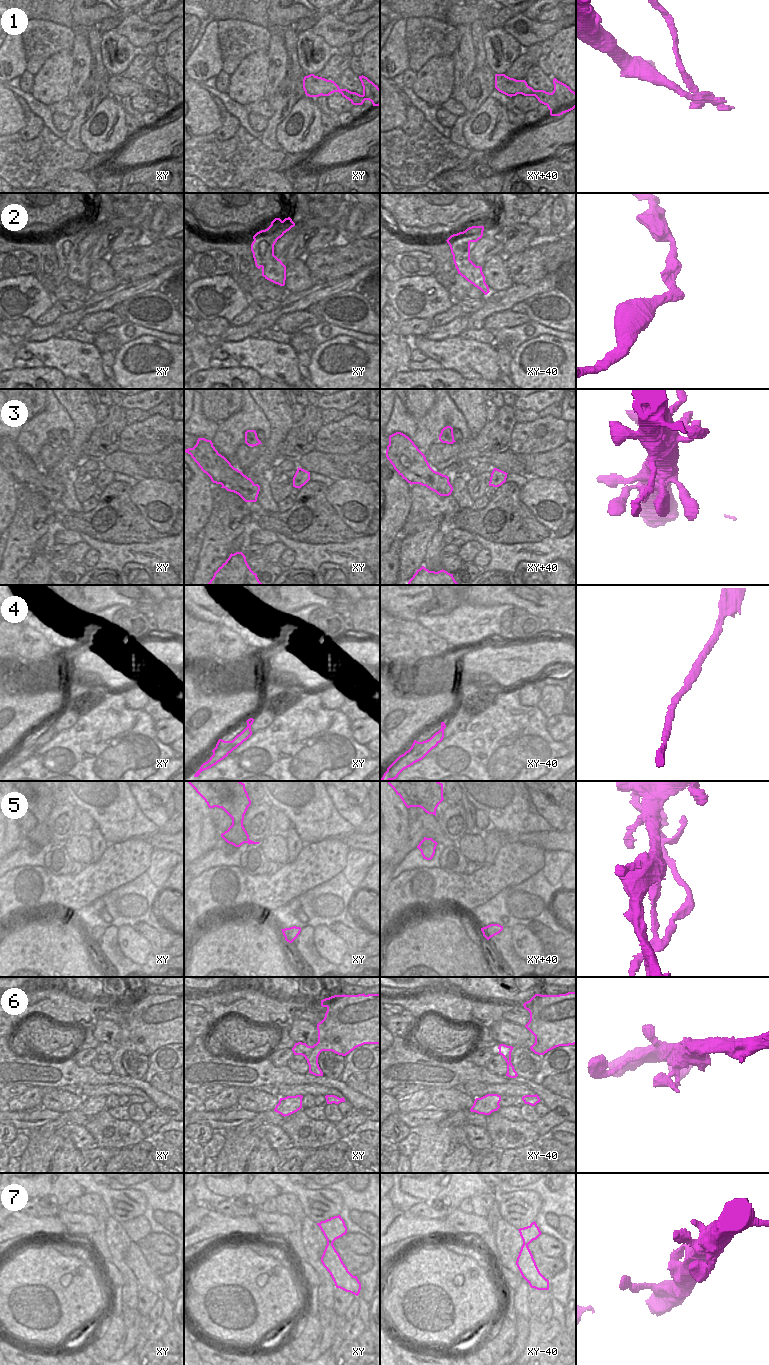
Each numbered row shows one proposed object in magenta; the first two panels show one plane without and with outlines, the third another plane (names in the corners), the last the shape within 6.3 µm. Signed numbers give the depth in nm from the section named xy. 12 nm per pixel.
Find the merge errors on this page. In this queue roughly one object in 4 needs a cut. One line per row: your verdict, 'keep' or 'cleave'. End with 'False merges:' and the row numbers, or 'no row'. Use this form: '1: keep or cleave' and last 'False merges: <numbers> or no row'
1: cleave
2: cleave
3: keep
4: keep
5: cleave
6: keep
7: keep
False merges: 1, 2, 5

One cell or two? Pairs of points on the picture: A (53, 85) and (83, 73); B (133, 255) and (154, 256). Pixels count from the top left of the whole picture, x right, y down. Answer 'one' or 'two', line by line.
A: two
B: one

